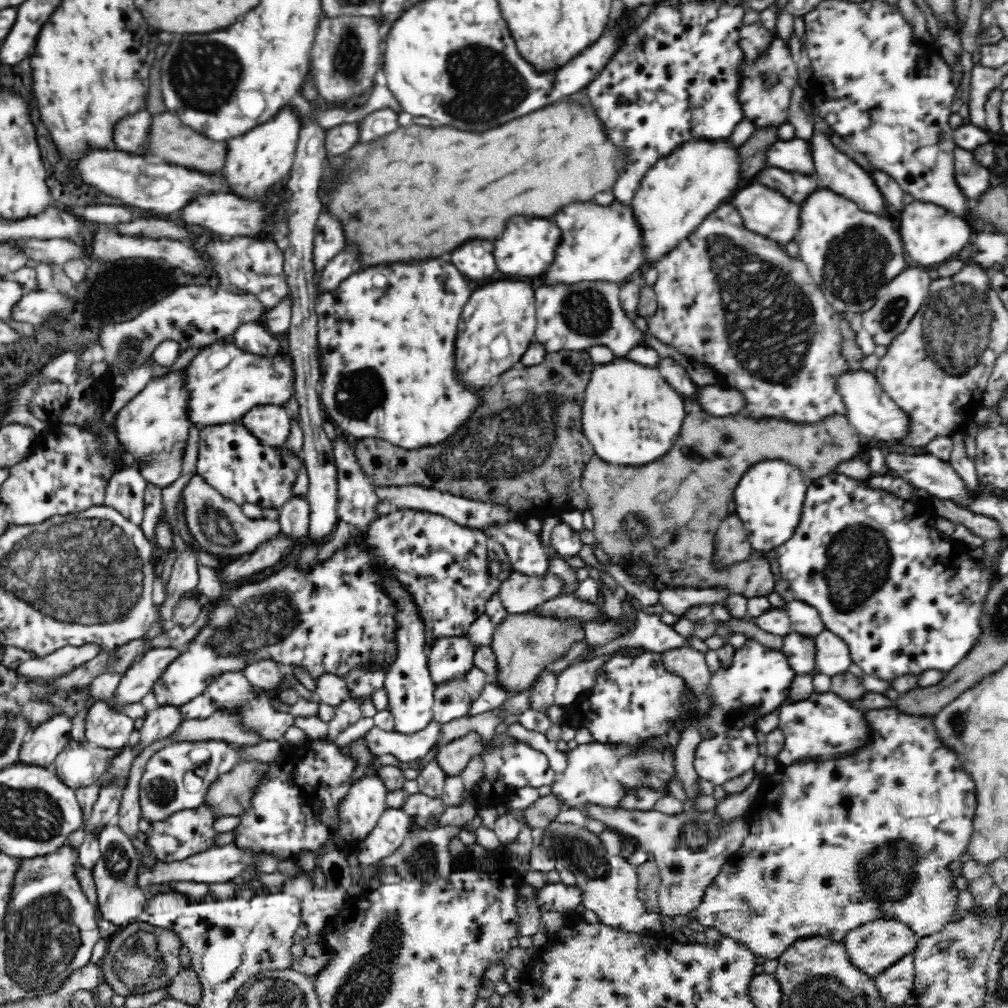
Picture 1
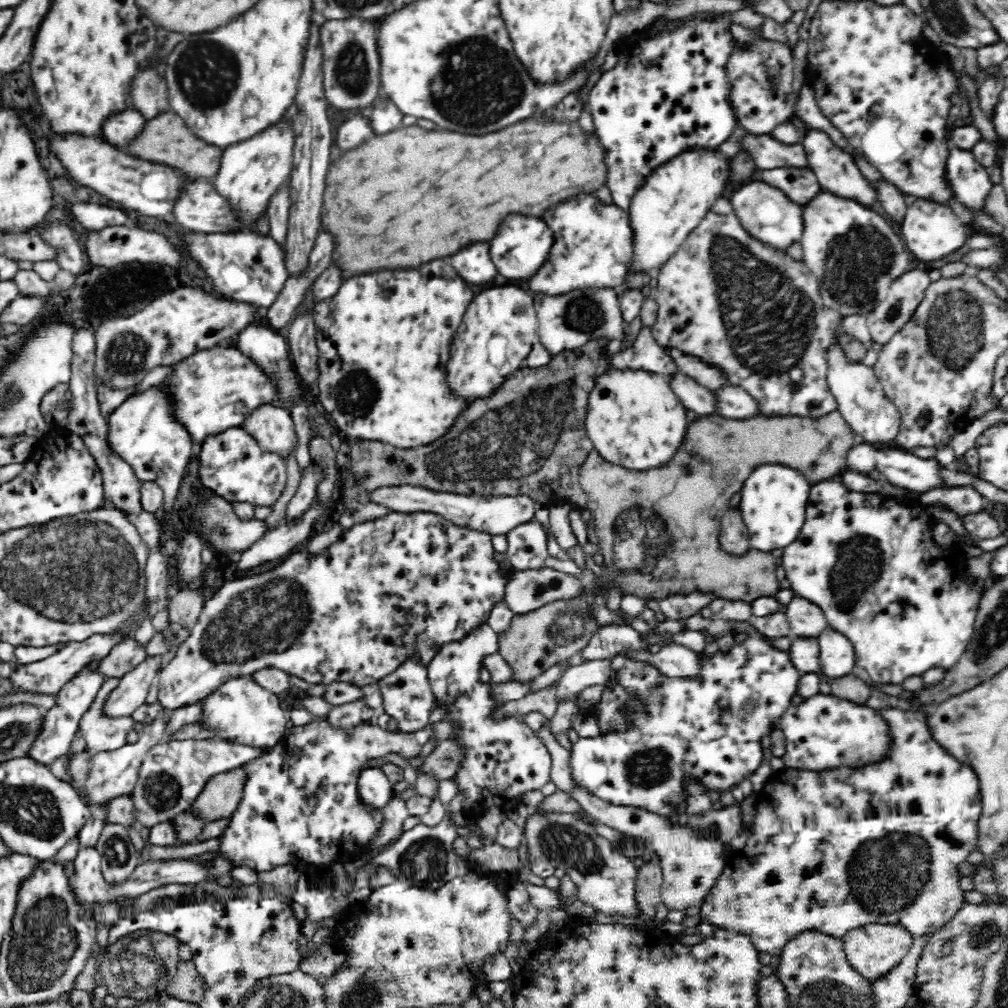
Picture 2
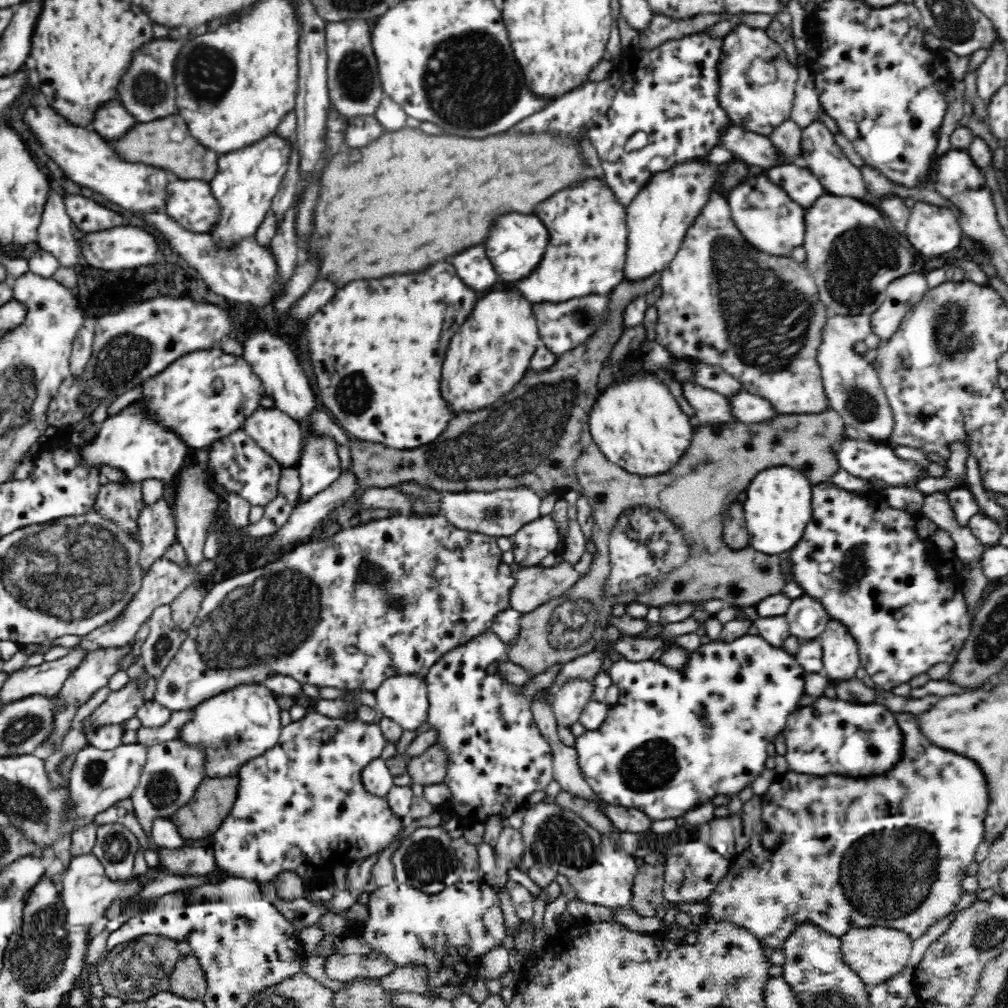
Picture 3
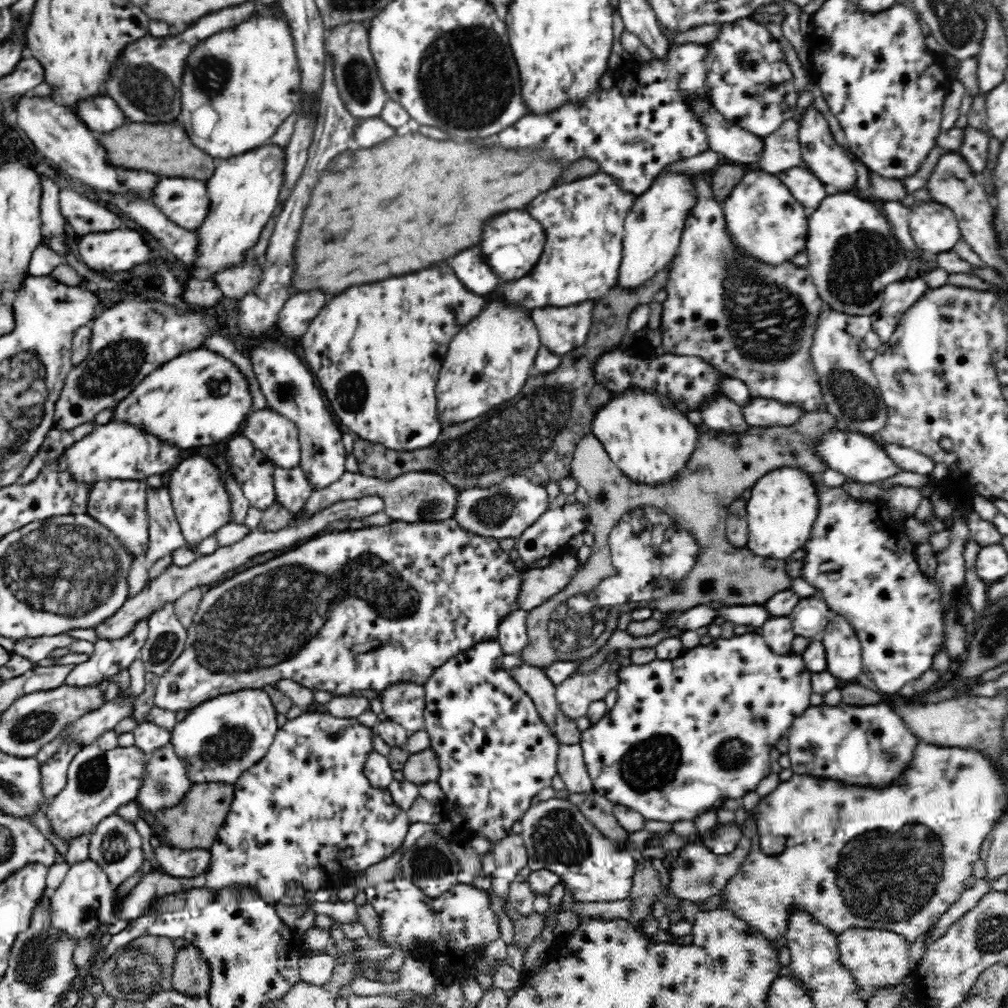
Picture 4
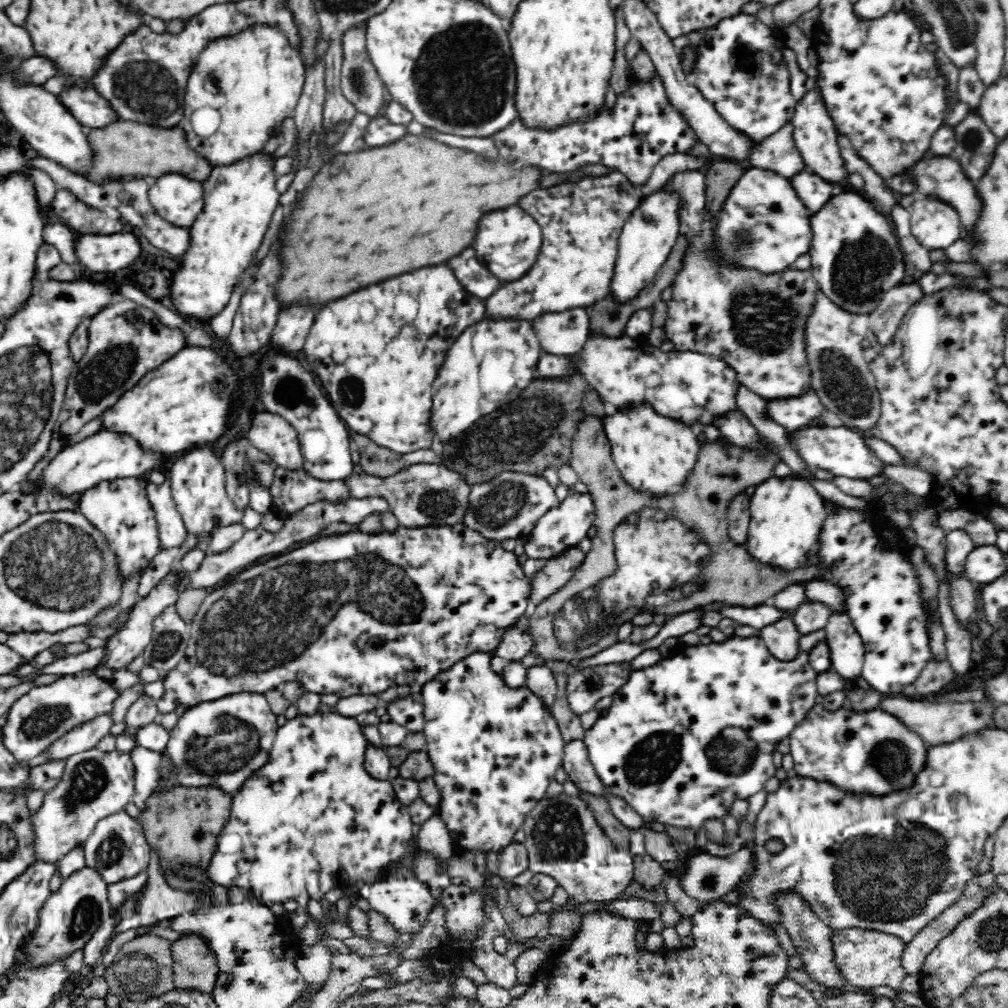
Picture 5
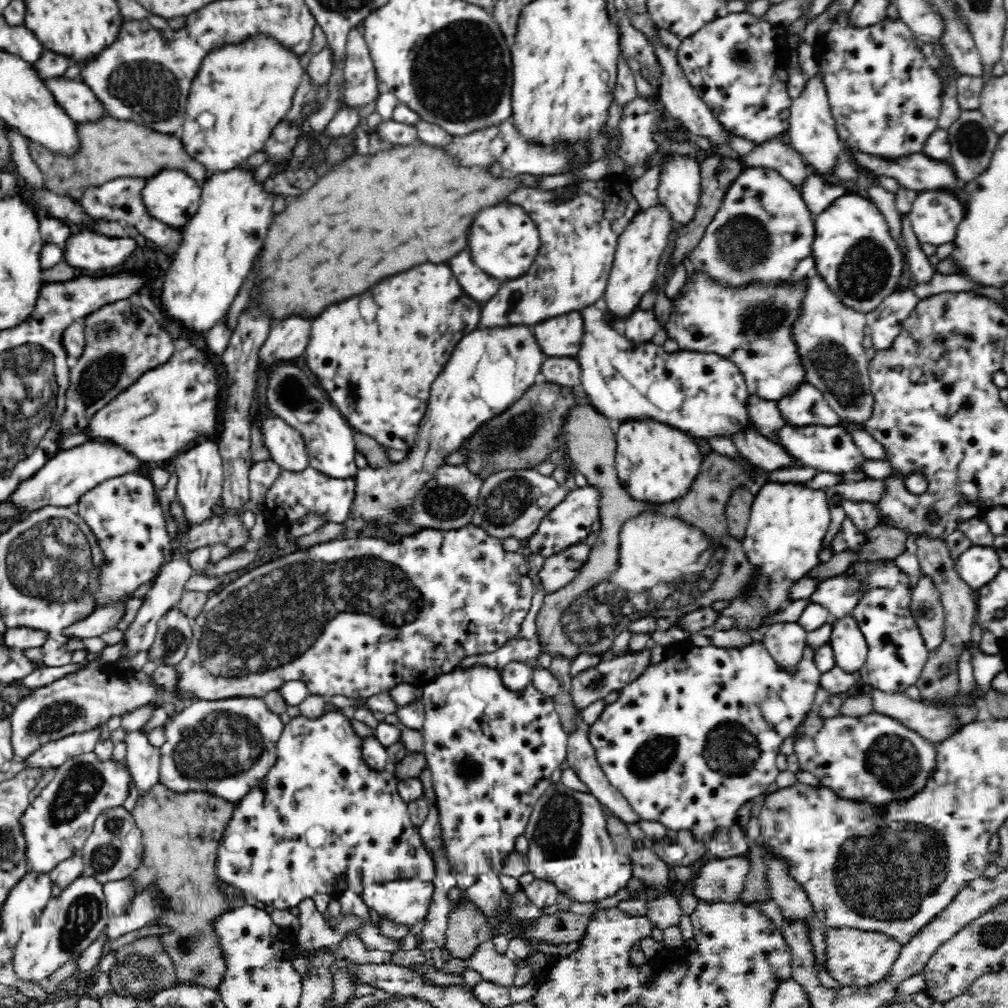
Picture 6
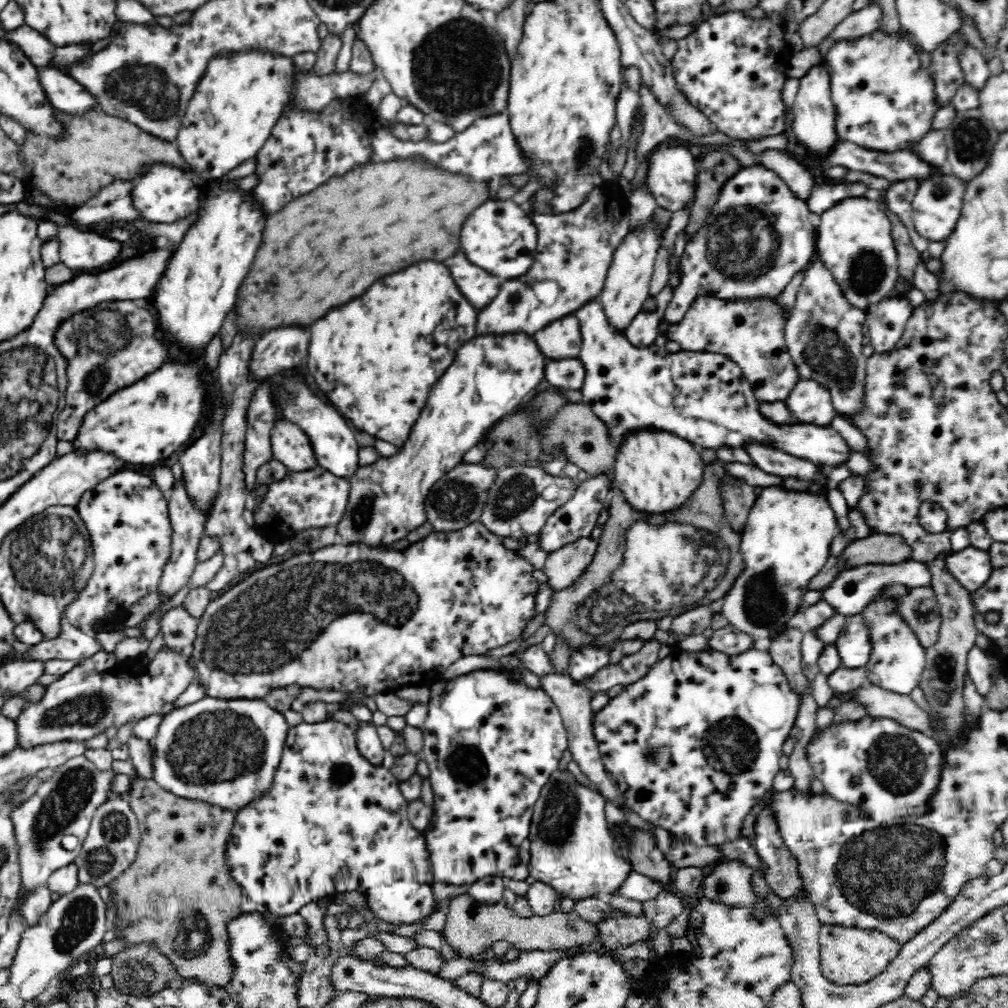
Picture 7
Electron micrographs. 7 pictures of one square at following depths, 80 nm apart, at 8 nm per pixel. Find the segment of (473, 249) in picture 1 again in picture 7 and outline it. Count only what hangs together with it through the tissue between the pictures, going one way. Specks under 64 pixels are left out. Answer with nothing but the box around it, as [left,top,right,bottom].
[444,252,502,310]

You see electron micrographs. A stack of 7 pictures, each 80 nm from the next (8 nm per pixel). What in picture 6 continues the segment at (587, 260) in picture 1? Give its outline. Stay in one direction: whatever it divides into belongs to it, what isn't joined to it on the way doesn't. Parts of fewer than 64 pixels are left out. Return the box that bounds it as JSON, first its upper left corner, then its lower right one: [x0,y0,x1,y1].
[479,174,638,329]

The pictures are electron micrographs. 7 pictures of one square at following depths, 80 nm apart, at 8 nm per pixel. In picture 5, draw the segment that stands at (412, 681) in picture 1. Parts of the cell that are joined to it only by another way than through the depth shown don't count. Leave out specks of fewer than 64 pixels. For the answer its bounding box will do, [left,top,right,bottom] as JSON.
[388,693,424,732]

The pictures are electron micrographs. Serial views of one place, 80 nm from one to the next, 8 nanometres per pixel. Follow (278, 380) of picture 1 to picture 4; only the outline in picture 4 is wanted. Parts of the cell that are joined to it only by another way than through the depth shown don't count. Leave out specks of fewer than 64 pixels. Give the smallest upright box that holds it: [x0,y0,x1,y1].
[112,346,252,449]

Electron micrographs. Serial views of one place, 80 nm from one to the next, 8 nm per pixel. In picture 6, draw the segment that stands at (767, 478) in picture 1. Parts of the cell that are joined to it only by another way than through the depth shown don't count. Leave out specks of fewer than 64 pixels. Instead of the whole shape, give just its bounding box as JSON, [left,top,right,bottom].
[720,481,830,630]

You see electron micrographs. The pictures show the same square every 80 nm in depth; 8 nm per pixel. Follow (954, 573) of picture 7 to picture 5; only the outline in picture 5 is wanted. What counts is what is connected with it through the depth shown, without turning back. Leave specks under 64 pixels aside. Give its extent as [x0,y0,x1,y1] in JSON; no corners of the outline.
[963,545,1005,585]

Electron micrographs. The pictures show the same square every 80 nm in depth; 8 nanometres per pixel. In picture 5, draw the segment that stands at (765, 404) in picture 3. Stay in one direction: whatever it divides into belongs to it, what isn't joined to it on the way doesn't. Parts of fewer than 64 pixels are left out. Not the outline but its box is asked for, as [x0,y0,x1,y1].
[768,389,843,431]

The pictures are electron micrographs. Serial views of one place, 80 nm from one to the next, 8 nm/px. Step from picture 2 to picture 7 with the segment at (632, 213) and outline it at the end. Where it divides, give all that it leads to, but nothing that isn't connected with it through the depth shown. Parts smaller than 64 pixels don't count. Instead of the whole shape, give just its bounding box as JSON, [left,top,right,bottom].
[598,224,661,334]

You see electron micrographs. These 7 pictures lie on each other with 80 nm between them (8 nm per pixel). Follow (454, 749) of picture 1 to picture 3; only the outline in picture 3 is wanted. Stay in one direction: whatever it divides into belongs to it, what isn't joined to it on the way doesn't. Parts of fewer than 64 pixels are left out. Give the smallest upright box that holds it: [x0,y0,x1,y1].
[405,744,447,788]

